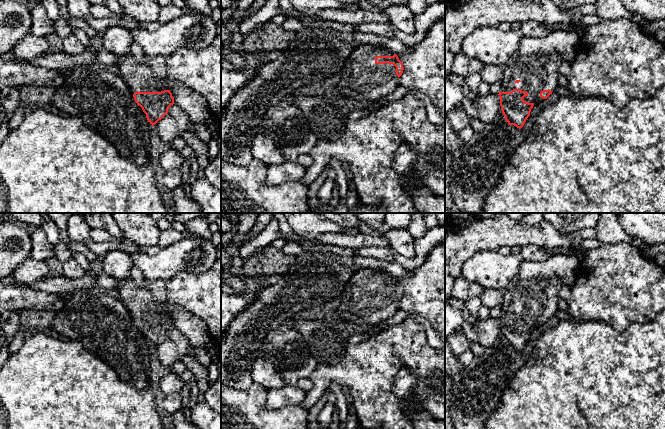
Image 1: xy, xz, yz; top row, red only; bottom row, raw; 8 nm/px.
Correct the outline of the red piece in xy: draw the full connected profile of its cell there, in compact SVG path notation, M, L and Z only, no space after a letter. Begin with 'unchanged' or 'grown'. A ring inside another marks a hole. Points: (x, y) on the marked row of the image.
grown | M132 53L121 56L115 68L115 84L130 89L135 102L154 126L167 113L174 98L167 79L159 79L146 63L140 63Z

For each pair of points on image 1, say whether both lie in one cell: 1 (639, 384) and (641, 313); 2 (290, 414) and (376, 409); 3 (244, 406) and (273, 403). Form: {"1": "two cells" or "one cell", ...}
{"1": "two cells", "2": "two cells", "3": "two cells"}

